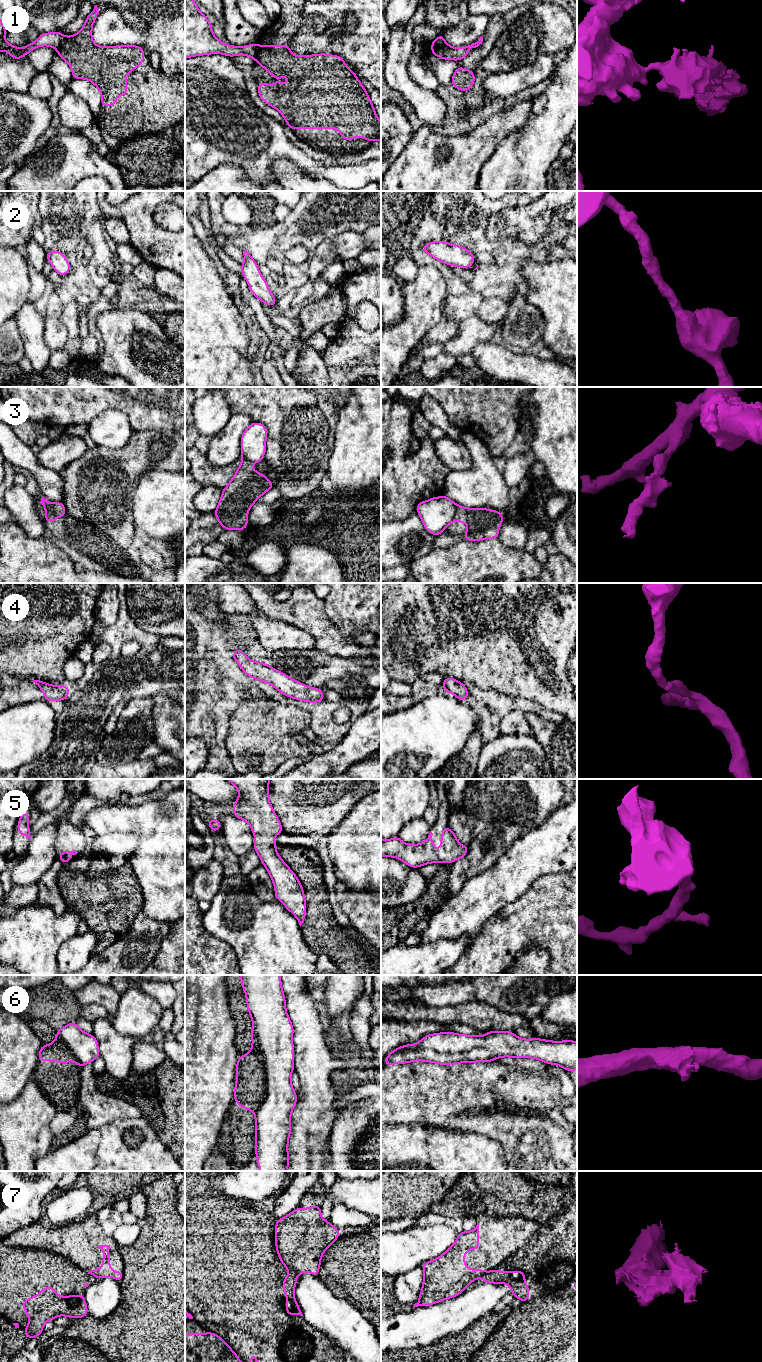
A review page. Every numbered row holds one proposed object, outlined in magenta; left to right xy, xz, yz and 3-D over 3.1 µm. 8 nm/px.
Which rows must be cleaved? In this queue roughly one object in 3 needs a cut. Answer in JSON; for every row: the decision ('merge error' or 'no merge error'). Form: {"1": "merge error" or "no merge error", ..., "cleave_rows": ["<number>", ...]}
{"1": "merge error", "2": "no merge error", "3": "merge error", "4": "no merge error", "5": "no merge error", "6": "no merge error", "7": "merge error", "cleave_rows": ["1", "3", "7"]}

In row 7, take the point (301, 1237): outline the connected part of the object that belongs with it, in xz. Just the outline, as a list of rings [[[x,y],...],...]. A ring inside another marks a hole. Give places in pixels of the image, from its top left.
[[[298,1206],[287,1216],[276,1220],[276,1252],[290,1272],[319,1276],[321,1258],[339,1238],[340,1230],[321,1216],[321,1206],[301,1209]]]

